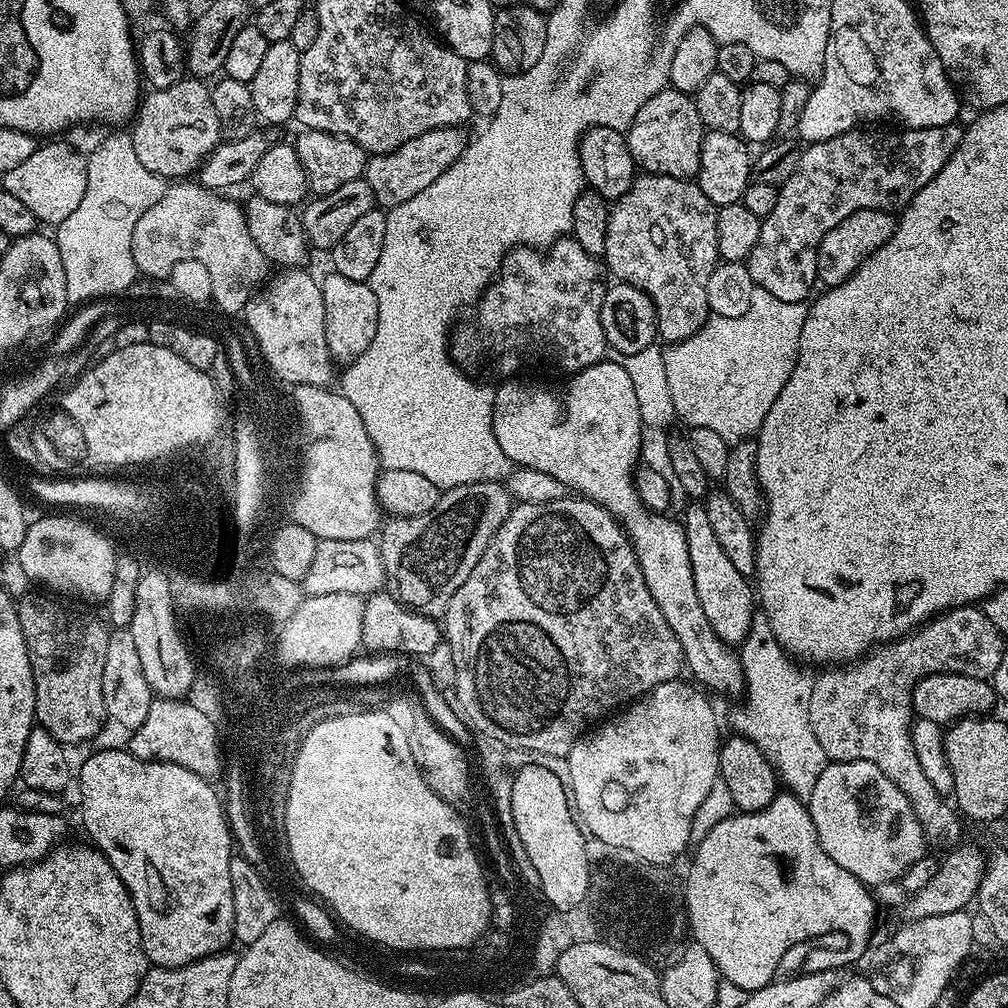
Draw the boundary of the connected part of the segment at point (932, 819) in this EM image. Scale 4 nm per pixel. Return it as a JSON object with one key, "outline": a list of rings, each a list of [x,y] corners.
{"outline":[[[980,606],[951,608],[949,612],[929,620],[919,630],[901,636],[895,643],[873,647],[867,655],[847,667],[829,667],[812,680],[810,726],[827,759],[832,762],[874,762],[874,766],[878,766],[878,770],[882,770],[882,774],[886,774],[886,778],[906,794],[929,845],[959,845],[962,840],[961,817],[951,803],[948,805],[943,800],[944,796],[931,785],[919,765],[910,727],[912,688],[921,676],[935,672],[957,672],[988,680],[994,670],[998,670],[1005,647],[1005,637]]]}

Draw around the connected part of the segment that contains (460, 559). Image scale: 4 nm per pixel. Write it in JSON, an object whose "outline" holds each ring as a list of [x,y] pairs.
{"outline":[[[485,480],[483,484],[454,486],[441,491],[434,510],[426,514],[389,519],[378,536],[387,591],[400,605],[407,606],[411,611],[433,618],[443,617],[448,609],[450,598],[454,598],[458,586],[462,586],[462,582],[470,578],[470,570],[474,570],[490,538],[500,529],[505,518],[512,513],[513,507],[512,495],[503,483]]]}

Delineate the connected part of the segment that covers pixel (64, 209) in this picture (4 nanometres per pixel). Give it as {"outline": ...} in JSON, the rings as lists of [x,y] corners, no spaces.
{"outline":[[[41,143],[19,166],[14,170],[3,173],[3,191],[14,194],[22,206],[27,206],[41,225],[52,224],[58,226],[74,210],[78,210],[82,202],[82,194],[86,194],[86,178],[88,177],[88,158],[82,151],[71,148],[68,144]]]}

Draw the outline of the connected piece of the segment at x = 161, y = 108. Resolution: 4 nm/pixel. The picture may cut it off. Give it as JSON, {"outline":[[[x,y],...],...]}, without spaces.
{"outline":[[[183,78],[168,89],[149,91],[138,105],[132,126],[130,135],[138,162],[165,178],[191,177],[188,175],[193,175],[222,142],[212,90],[203,79]]]}

